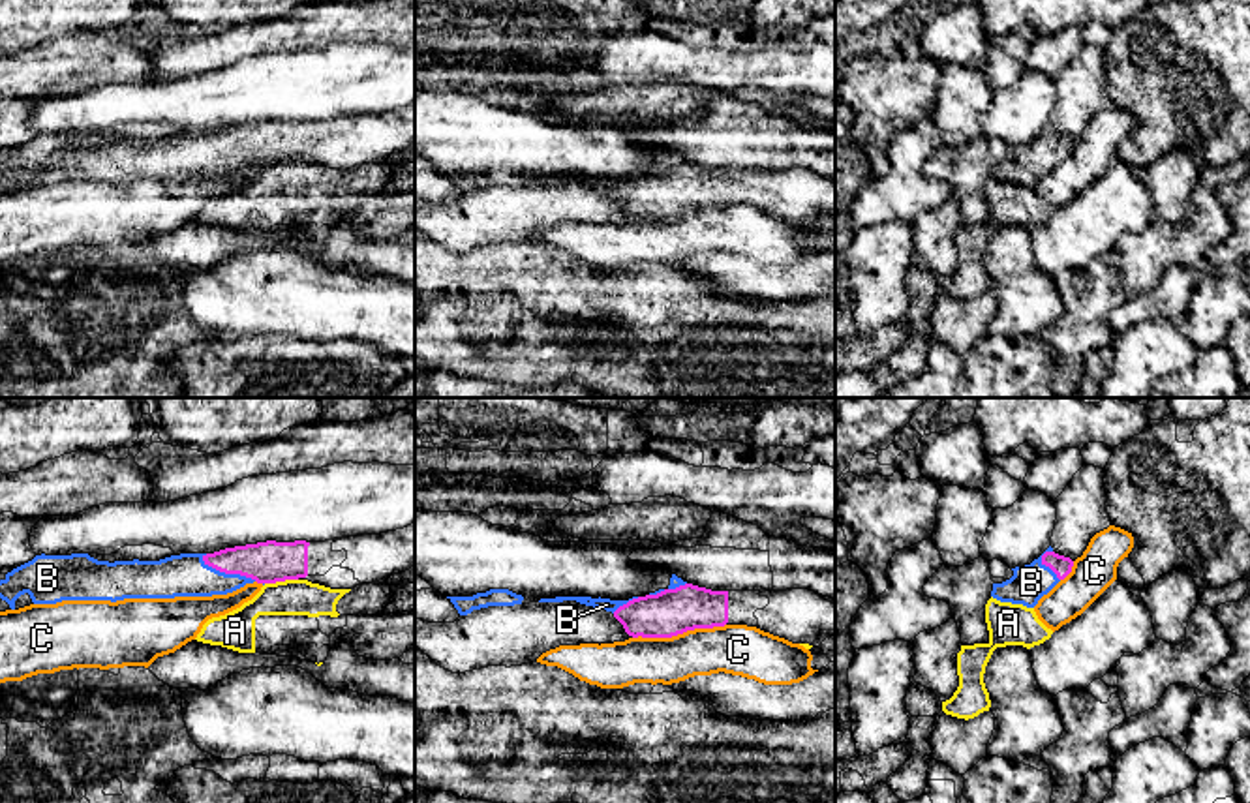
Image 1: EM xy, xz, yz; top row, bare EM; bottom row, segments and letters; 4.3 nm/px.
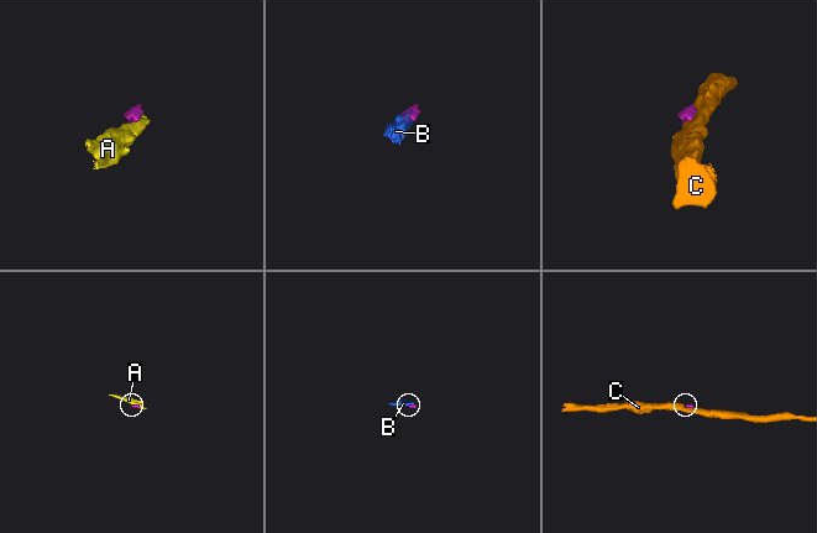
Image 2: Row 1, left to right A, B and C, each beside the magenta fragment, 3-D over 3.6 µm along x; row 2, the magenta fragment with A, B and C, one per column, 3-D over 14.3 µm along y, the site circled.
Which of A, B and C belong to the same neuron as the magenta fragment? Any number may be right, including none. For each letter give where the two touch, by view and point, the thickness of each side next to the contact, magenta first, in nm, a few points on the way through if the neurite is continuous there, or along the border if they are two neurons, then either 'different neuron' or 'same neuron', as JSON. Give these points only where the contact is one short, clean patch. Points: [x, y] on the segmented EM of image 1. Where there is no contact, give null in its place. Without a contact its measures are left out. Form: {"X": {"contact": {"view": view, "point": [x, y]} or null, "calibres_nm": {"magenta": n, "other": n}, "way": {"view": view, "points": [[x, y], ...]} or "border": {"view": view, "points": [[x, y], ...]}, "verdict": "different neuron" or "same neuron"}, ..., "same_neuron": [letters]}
{"A": {"contact": {"view": "xy", "point": [280, 580]}, "calibres_nm": {"magenta": 180, "other": 160}, "border": {"view": "xy", "points": [[297, 578], [265, 584]]}, "verdict": "different neuron"}, "B": {"contact": {"view": "xy", "point": [228, 573]}, "calibres_nm": {"magenta": 180, "other": 190}, "verdict": "same neuron"}, "C": {"contact": {"view": "xz", "point": [678, 633]}, "calibres_nm": {"magenta": 200, "other": 200}, "verdict": "different neuron"}, "same_neuron": ["B"]}

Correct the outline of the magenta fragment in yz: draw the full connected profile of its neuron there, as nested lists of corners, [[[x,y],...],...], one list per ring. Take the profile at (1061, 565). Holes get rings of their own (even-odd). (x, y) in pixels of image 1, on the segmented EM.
[[[1049,546],[1030,565],[1015,567],[1014,576],[1002,583],[993,583],[991,597],[1000,602],[1034,608],[1060,580],[1072,572],[1074,561],[1059,555]]]

